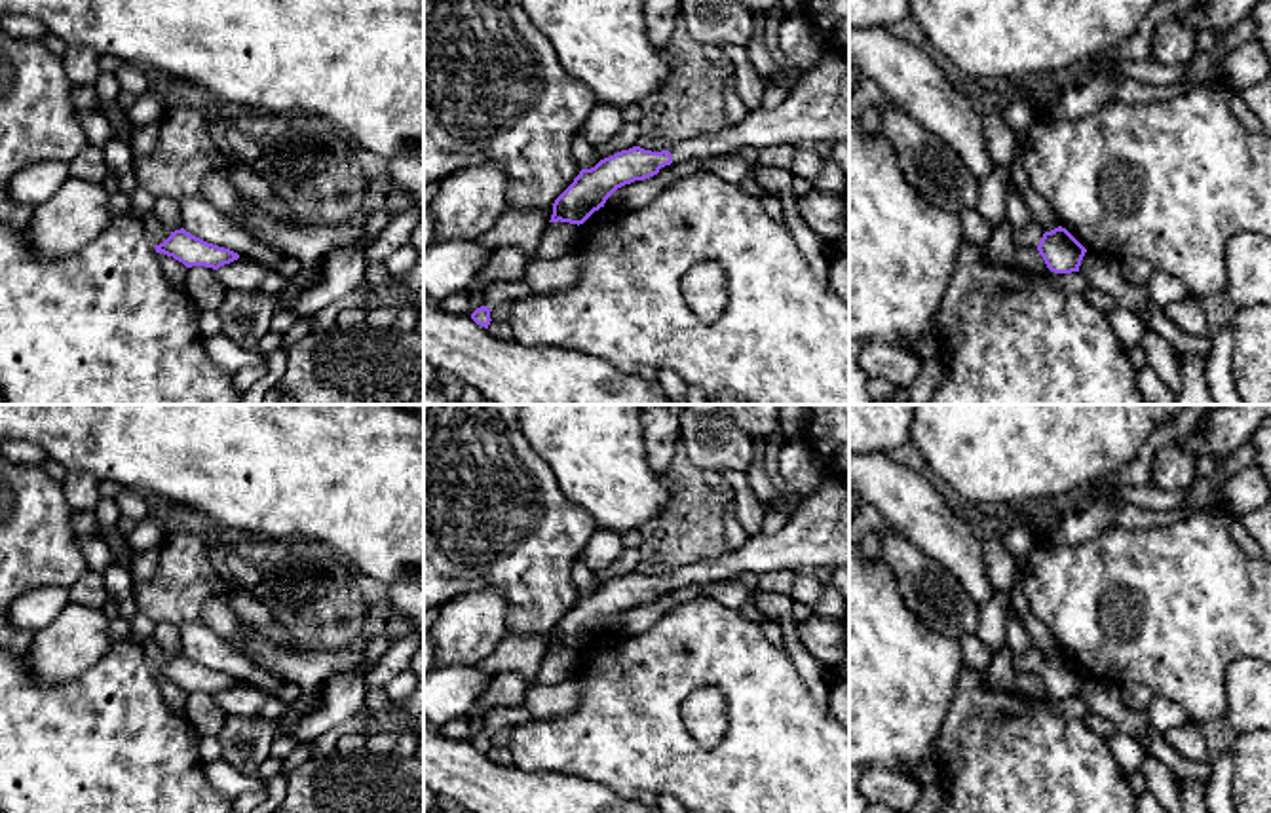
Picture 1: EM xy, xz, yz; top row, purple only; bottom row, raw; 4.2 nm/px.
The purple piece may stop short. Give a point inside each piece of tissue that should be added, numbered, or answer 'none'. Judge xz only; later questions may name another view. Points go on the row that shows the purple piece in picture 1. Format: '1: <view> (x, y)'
1: xz (817, 107)

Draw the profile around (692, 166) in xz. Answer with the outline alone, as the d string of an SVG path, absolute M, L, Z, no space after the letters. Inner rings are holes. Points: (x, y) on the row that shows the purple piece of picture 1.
M692 158L688 161L665 165L665 167L659 169L659 173L667 173L667 175L673 175L676 179L682 179L682 177L688 177L688 175L693 175L693 173L701 173L703 171L701 163L703 163L703 160Z

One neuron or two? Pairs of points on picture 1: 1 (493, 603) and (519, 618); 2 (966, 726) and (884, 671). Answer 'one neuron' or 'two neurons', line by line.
1: two neurons
2: two neurons

